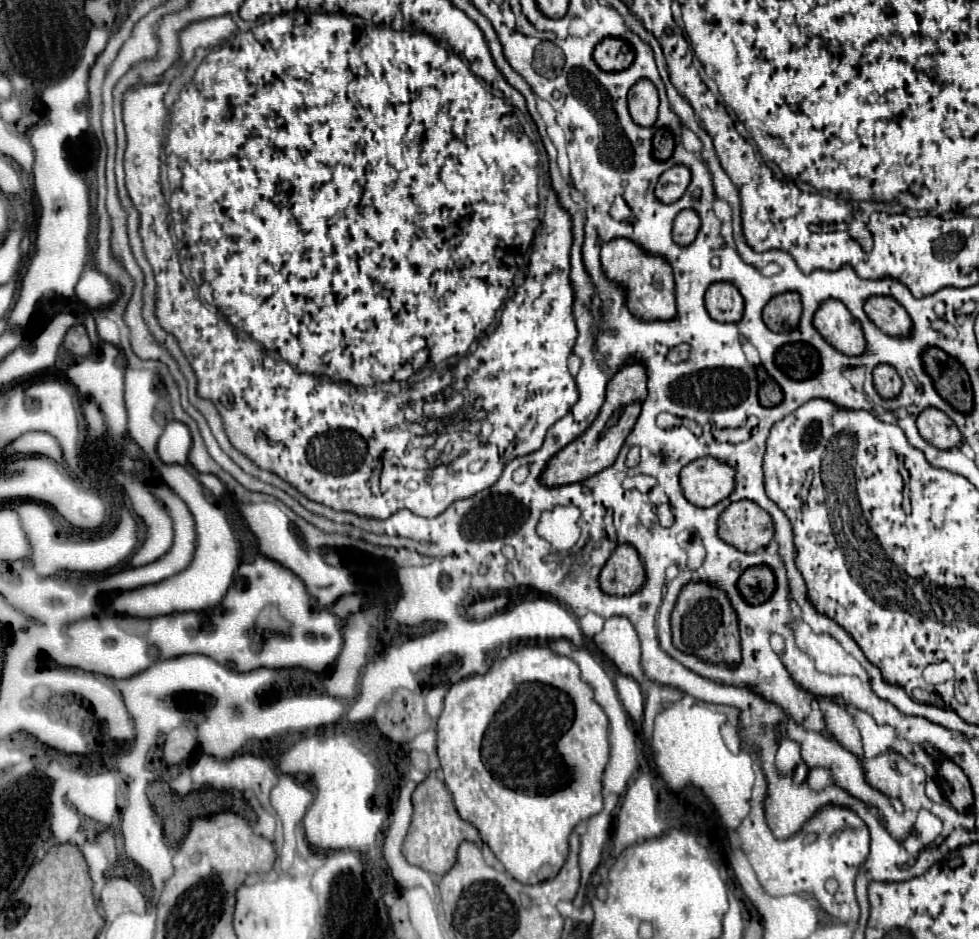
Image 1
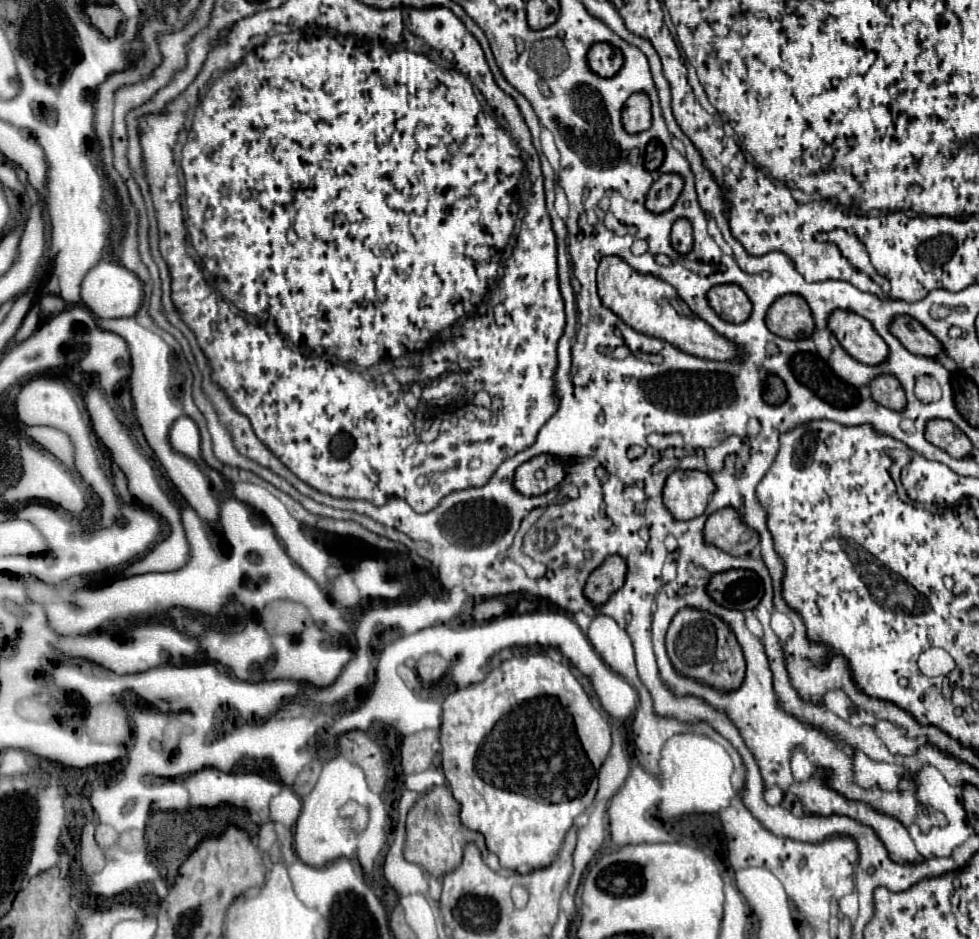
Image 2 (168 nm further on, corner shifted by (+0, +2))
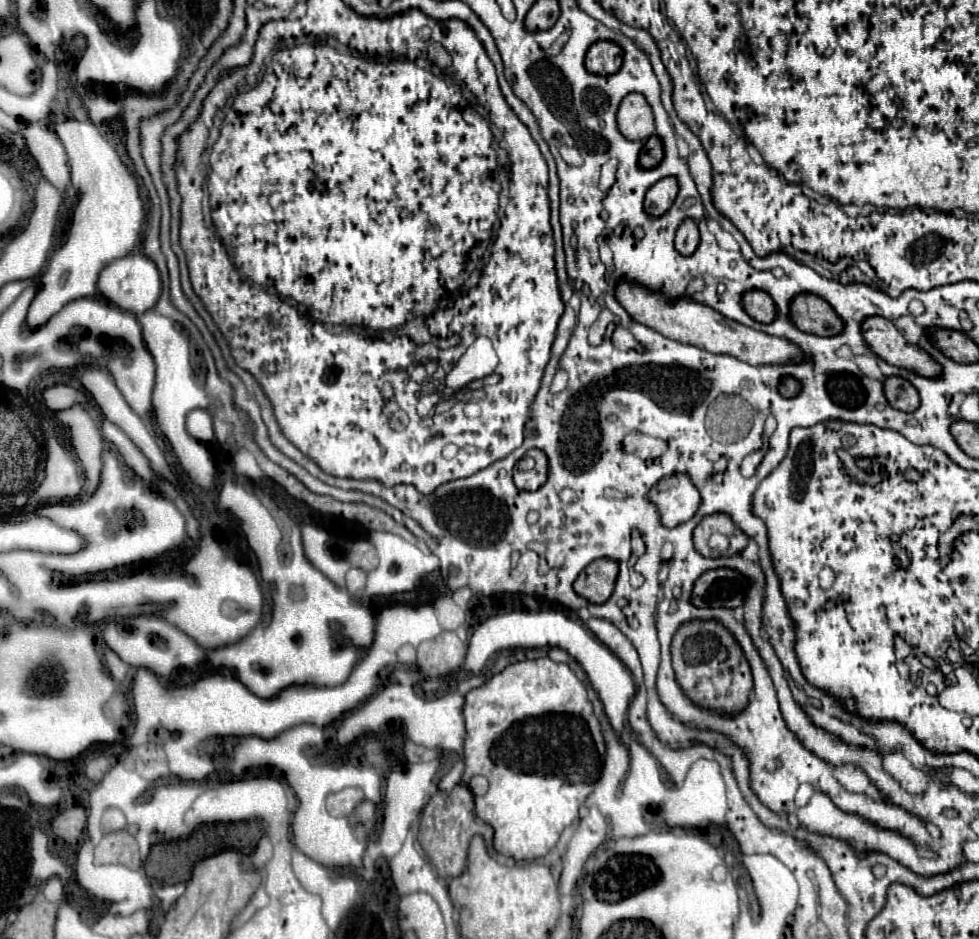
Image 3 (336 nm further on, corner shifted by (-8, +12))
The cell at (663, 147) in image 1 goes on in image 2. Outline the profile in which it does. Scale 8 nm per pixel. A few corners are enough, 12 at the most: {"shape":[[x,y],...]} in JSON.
{"shape":[[658,140],[646,148],[646,170],[658,170],[664,162],[664,148]]}

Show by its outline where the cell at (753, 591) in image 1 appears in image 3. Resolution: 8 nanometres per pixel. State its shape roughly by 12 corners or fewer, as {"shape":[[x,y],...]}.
{"shape":[[730,568],[704,572],[690,602],[736,608],[748,578]]}

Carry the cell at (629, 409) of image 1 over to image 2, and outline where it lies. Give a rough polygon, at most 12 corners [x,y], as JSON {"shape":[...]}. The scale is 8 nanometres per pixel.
{"shape":[[540,454],[516,470],[514,486],[538,496],[562,484],[566,466]]}

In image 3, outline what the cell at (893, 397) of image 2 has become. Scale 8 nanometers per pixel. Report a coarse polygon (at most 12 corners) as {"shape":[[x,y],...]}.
{"shape":[[904,378],[884,380],[892,408],[914,412],[918,390]]}

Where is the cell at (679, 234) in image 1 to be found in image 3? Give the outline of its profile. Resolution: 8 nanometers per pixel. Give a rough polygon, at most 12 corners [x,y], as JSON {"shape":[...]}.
{"shape":[[684,220],[676,232],[676,250],[694,254],[700,242],[694,220]]}

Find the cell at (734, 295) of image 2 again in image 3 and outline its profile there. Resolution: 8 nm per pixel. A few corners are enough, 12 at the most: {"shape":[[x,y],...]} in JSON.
{"shape":[[762,290],[746,292],[744,308],[754,320],[770,324],[774,300]]}

